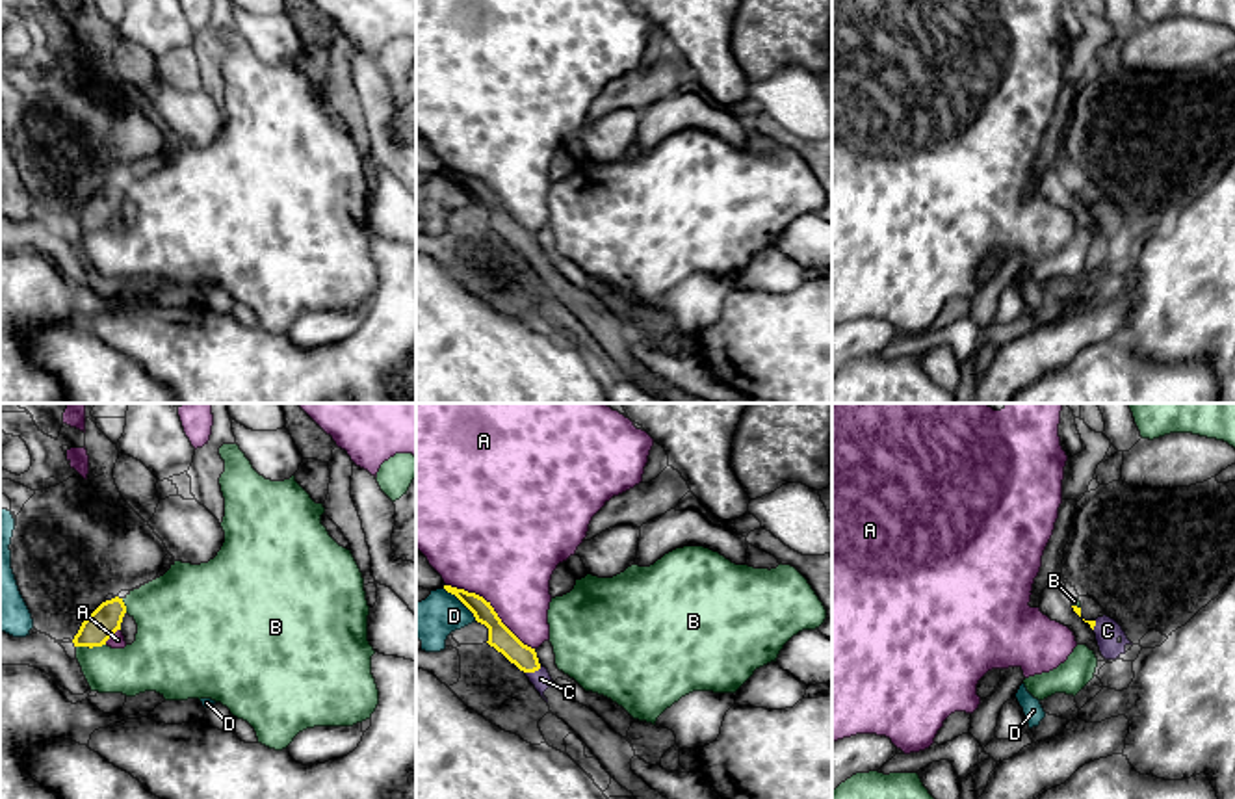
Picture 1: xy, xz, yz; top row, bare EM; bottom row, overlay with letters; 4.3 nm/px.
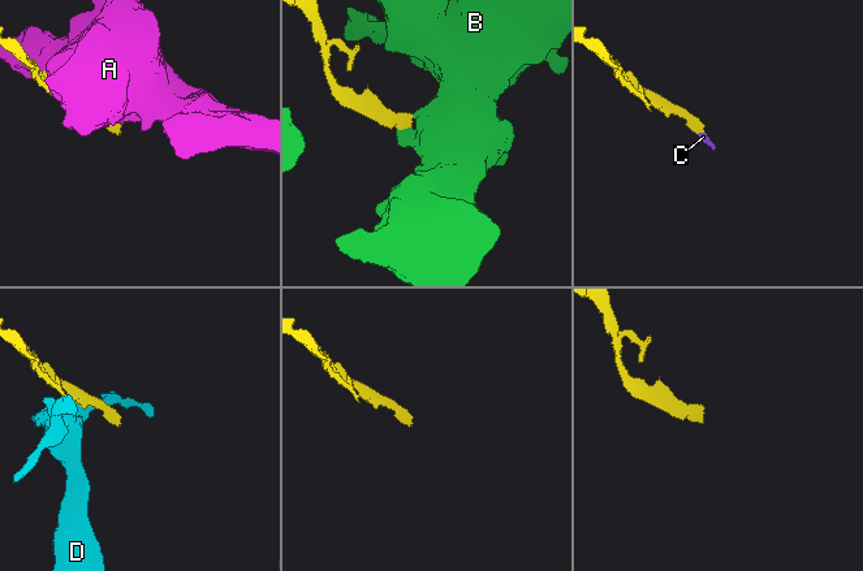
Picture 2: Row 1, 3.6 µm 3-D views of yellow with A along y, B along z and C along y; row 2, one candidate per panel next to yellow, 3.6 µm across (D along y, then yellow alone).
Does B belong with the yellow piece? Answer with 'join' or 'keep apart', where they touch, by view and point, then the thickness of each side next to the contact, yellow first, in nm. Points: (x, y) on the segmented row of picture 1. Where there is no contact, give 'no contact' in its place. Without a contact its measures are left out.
keep apart; meets yellow in xy at (90, 647); 140 nm thick on the yellow side, 220 nm on the other

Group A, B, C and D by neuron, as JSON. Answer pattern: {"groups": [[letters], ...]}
{"groups": [["A"], ["B"], ["C"], ["D"]]}

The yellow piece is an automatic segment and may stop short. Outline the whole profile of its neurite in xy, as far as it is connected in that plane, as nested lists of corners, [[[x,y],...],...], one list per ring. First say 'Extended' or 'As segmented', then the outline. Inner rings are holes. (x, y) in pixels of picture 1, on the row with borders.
As segmented. [[[115,596],[102,602],[80,626],[74,635],[74,647],[102,647],[106,641],[121,630],[126,606],[123,598]]]

